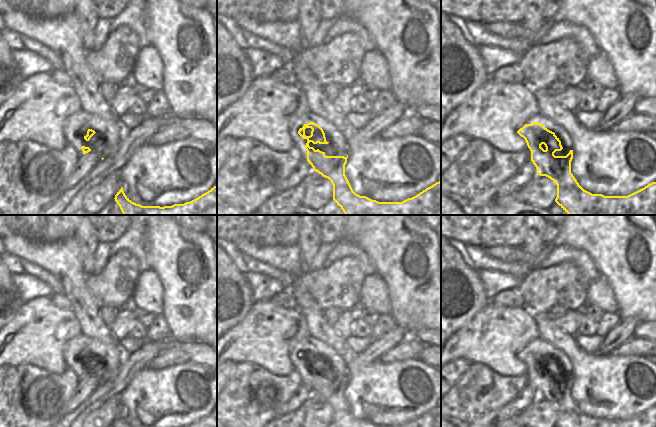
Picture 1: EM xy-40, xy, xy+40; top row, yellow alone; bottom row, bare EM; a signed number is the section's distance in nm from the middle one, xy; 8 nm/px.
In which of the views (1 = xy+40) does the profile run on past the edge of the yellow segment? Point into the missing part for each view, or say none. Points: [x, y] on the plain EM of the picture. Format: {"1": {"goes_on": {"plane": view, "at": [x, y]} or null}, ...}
{"1": {"goes_on": {"plane": "xy+40", "at": [560, 356]}}}

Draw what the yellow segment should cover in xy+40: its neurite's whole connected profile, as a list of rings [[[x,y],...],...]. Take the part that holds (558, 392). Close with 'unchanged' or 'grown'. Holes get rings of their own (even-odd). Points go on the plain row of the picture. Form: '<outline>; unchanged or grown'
[[[542,338],[529,342],[517,357],[527,367],[527,384],[531,384],[540,400],[550,402],[557,409],[556,427],[656,427],[656,406],[628,420],[604,420],[584,414],[571,397],[573,367],[564,352]]]; grown

